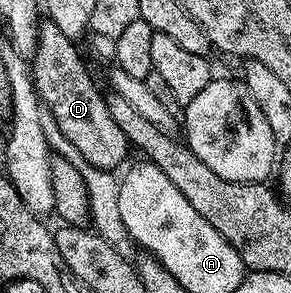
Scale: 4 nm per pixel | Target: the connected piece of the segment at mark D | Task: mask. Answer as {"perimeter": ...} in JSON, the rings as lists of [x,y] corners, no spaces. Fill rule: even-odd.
{"perimeter":[[[45,20],[37,27],[37,51],[31,59],[31,69],[34,88],[40,98],[40,102],[48,106],[63,135],[79,150],[83,160],[95,168],[116,171],[117,165],[125,158],[125,152],[130,151],[129,141],[123,136],[119,124],[109,111],[109,103],[106,95],[101,95],[100,90],[93,84],[92,78],[85,70],[81,58],[77,52],[77,44],[74,39],[68,38],[51,21]]]}

